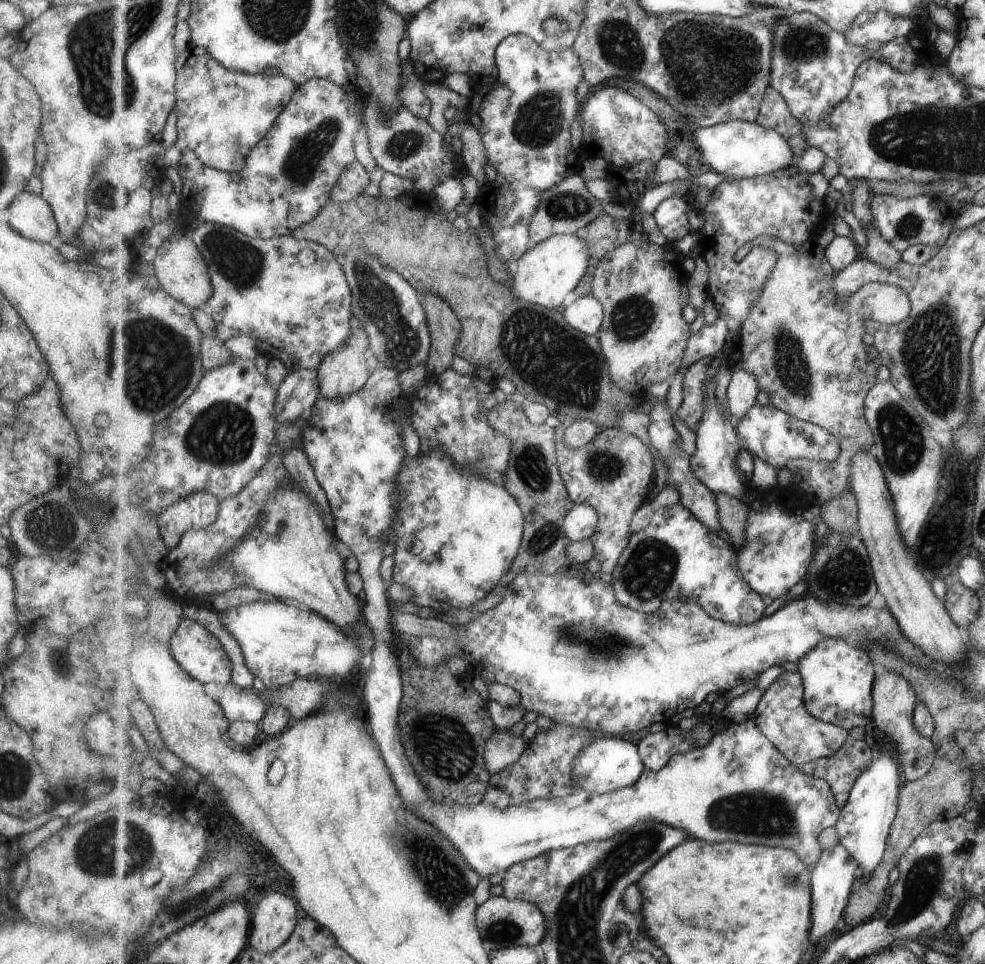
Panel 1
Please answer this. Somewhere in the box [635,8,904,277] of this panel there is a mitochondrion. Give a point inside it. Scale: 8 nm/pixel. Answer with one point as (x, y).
(700, 57)

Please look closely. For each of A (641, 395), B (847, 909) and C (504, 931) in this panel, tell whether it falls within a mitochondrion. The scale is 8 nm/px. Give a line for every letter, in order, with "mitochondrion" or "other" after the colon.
A: other
B: other
C: mitochondrion

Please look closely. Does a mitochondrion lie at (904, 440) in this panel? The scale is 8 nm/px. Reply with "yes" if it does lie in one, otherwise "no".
yes

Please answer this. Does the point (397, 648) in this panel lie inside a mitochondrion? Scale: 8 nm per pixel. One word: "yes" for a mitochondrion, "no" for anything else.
no

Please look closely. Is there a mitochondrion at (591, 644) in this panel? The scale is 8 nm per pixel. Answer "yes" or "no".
yes

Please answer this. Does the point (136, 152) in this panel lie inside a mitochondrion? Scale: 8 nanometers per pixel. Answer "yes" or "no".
no

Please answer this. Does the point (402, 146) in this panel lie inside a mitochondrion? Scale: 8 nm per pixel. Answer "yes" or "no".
yes

